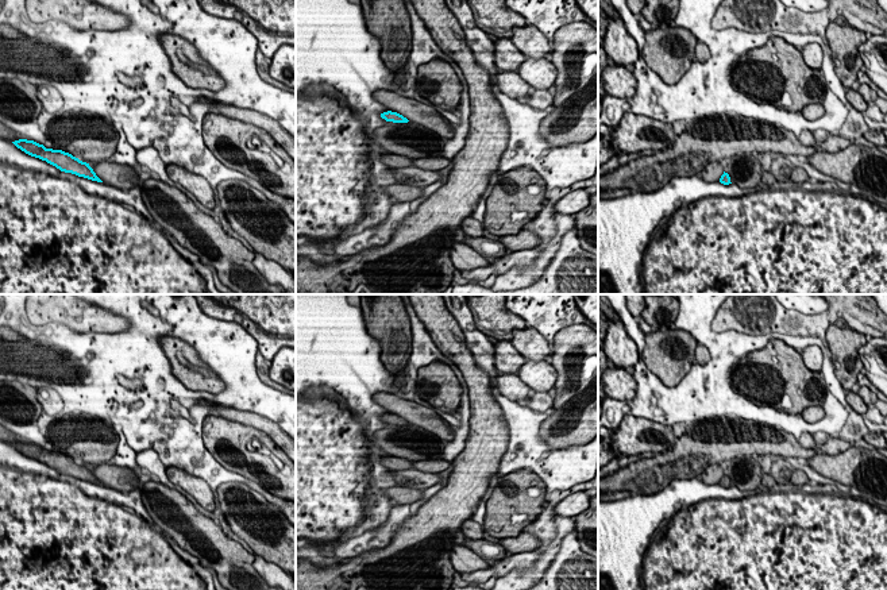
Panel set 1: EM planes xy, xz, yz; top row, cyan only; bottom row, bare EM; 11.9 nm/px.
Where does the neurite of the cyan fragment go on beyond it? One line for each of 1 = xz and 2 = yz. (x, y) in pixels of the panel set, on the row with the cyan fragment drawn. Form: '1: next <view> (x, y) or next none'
1: next none
2: next none

